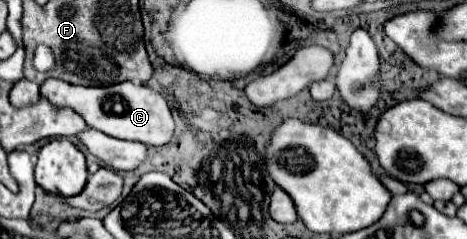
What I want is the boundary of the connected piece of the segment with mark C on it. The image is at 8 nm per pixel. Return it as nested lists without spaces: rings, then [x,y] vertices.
[[[50,77],[40,85],[40,95],[54,109],[74,109],[88,123],[88,127],[94,127],[116,139],[138,141],[144,145],[166,145],[174,133],[174,119],[166,99],[158,91],[132,81],[108,87],[78,87]]]

